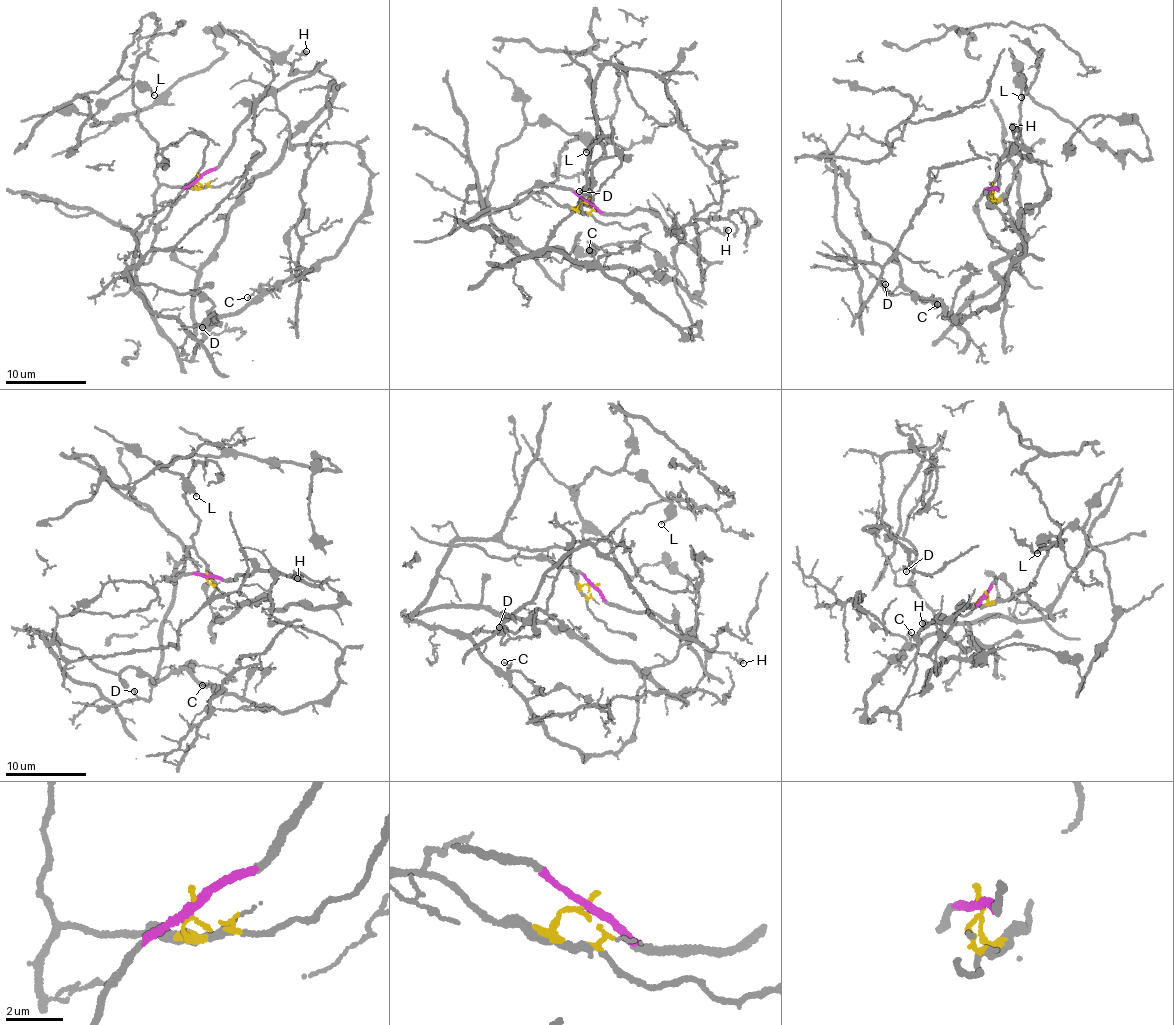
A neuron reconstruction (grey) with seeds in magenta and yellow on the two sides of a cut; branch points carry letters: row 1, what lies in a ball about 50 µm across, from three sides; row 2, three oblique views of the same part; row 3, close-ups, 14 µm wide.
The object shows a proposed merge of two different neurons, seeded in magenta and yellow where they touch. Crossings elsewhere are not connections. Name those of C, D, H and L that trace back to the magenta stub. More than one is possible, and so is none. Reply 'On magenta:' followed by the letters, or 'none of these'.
On magenta: C, D, H

